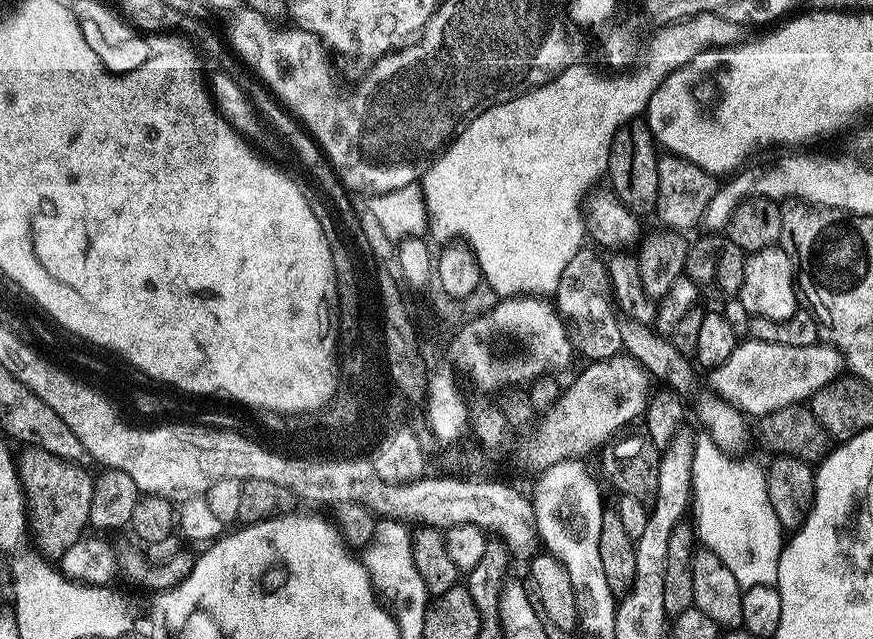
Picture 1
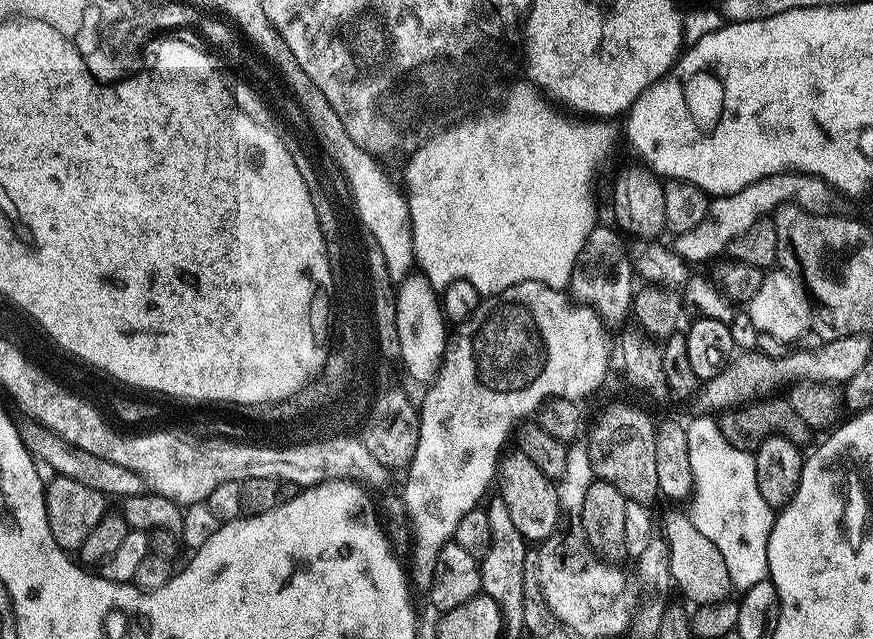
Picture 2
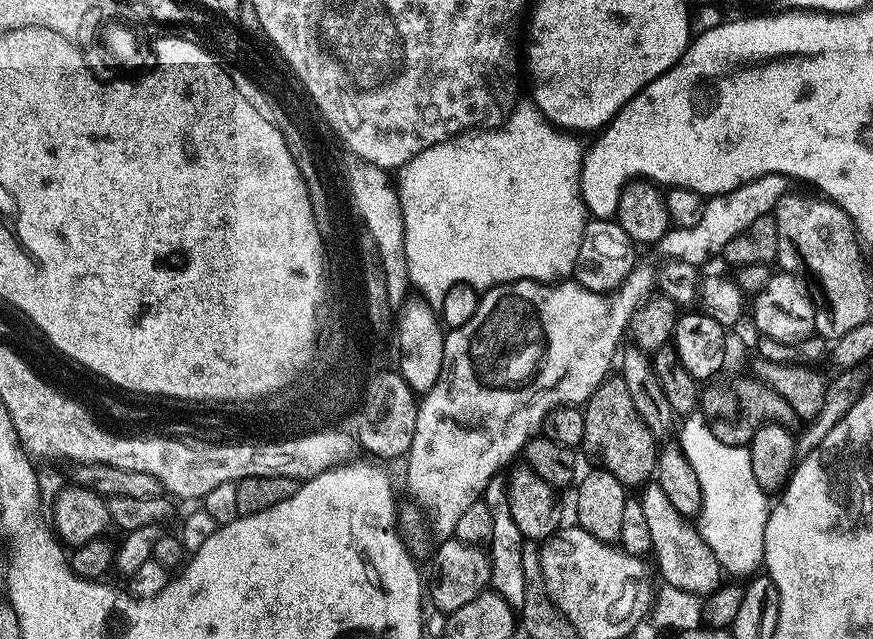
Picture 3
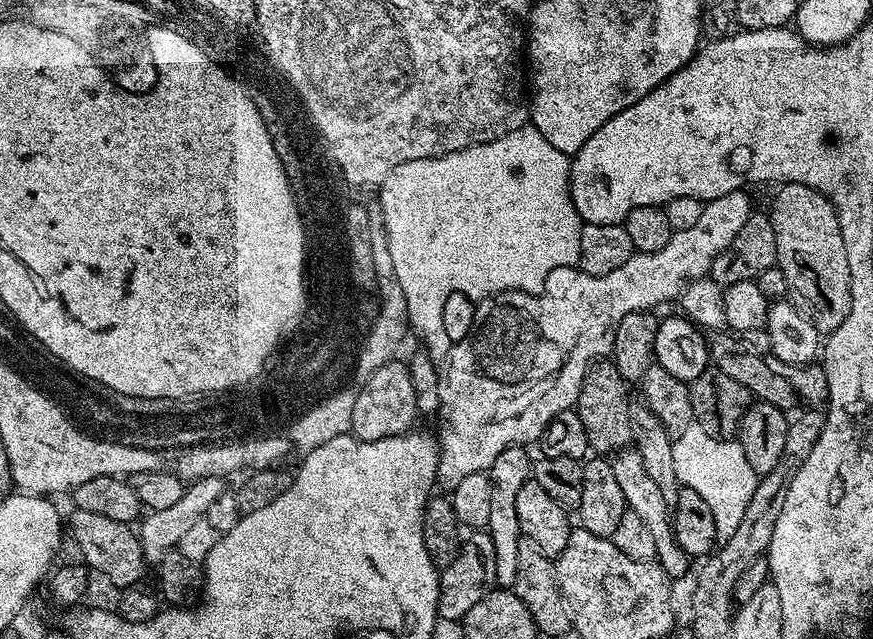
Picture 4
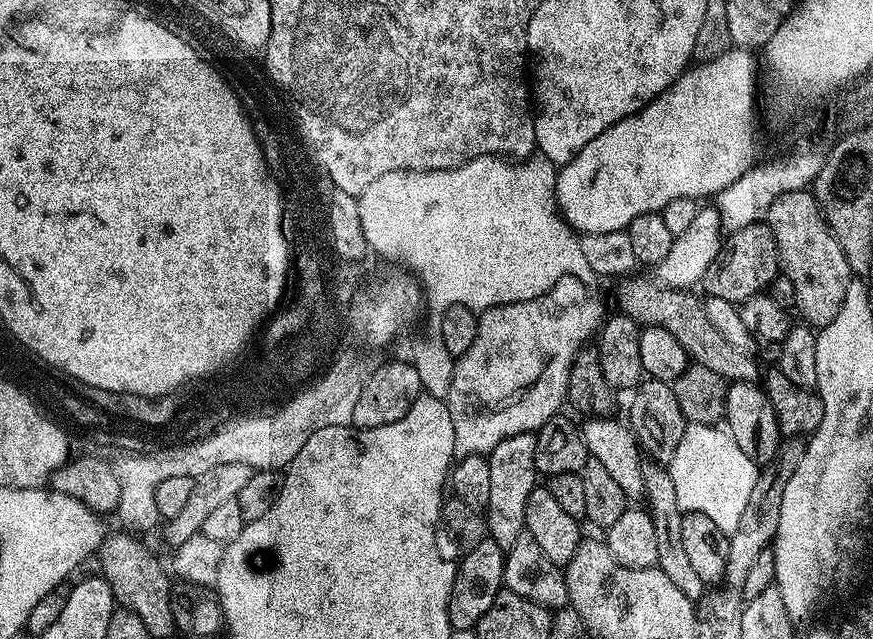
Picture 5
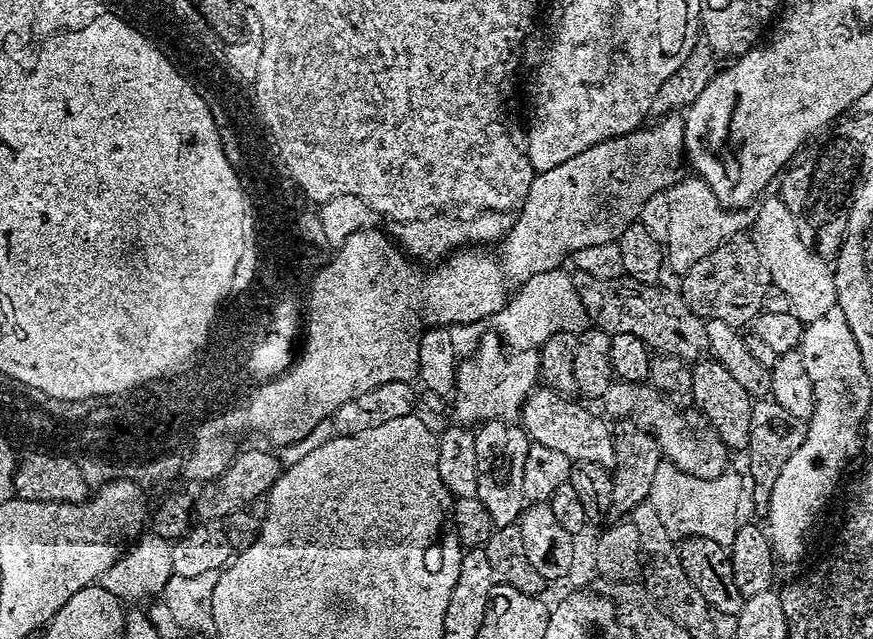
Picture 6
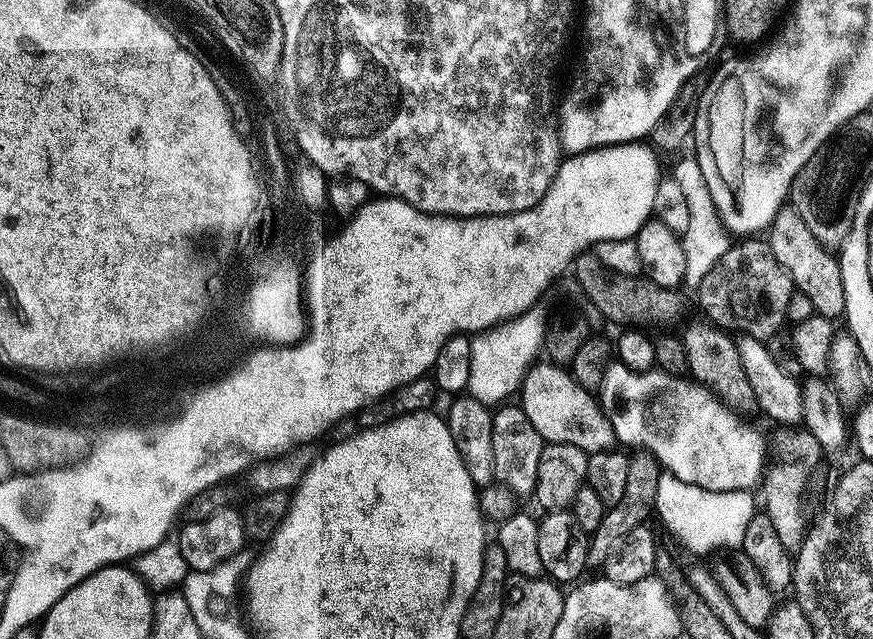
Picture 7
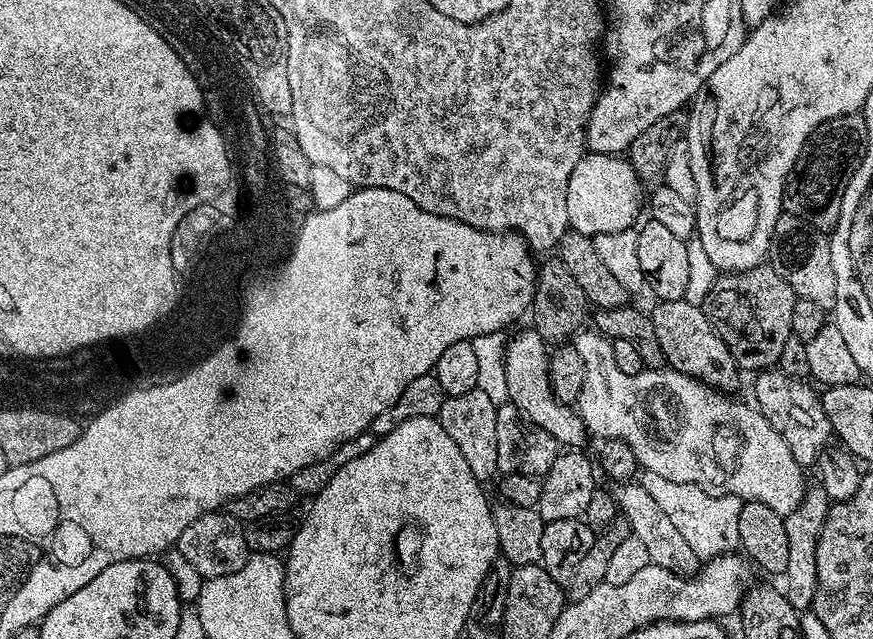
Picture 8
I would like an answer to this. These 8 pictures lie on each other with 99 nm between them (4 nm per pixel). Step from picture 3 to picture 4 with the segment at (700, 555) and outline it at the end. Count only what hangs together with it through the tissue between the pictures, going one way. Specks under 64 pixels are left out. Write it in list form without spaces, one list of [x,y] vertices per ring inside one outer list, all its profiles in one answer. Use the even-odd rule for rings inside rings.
[[[634,446],[620,449],[610,460],[614,470],[614,478],[618,482],[618,487],[622,489],[622,498],[625,505],[642,518],[643,525],[650,530],[651,537],[654,538],[656,547],[656,557],[664,573],[670,578],[680,577],[690,572],[690,557],[678,546],[676,536],[672,533],[672,518],[670,515],[670,505],[663,500],[662,491],[658,490],[657,483],[650,478],[642,462],[642,455]]]

